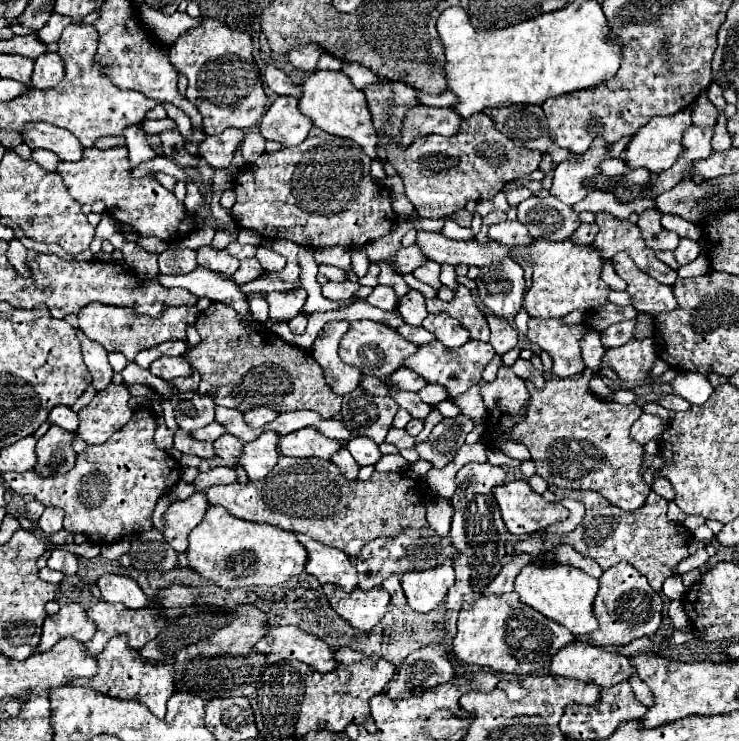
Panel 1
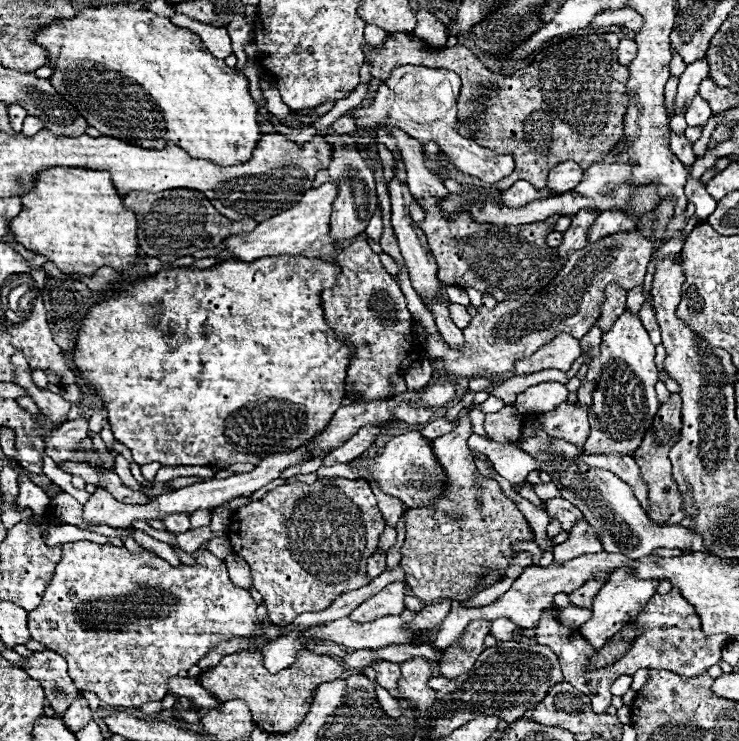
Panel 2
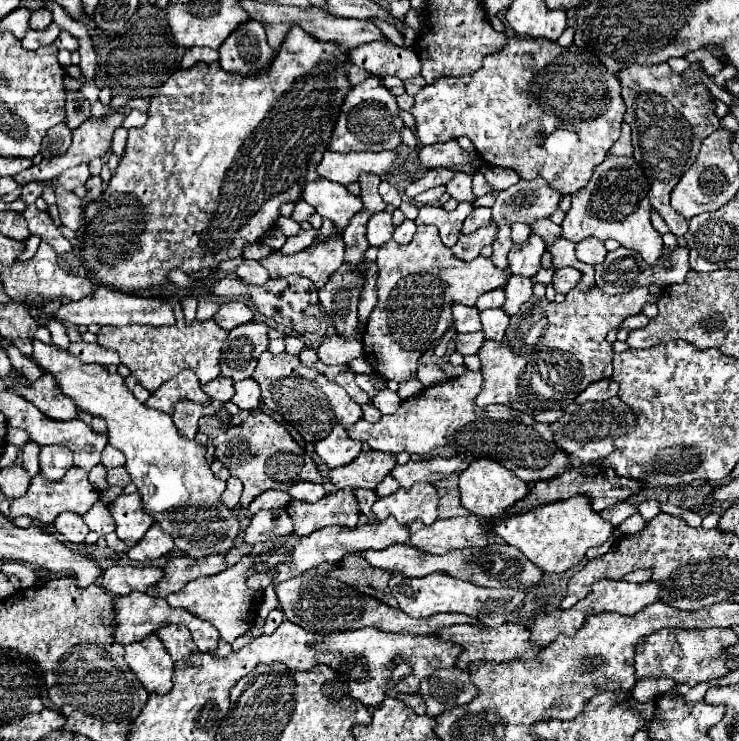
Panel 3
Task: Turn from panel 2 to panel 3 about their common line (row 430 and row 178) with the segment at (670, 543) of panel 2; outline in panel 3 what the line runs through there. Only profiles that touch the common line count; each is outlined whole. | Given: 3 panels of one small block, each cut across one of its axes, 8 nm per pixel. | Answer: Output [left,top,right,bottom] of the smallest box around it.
[492,178,562,224]

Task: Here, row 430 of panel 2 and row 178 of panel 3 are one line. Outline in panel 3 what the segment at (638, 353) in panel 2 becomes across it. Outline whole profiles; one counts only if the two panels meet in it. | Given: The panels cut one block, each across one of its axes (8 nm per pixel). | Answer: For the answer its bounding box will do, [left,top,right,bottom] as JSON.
[560,156,662,266]

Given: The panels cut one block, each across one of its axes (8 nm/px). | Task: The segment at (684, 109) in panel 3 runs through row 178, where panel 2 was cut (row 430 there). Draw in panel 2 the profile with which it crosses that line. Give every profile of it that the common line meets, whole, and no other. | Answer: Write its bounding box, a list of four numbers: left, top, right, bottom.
[634,394,682,522]

